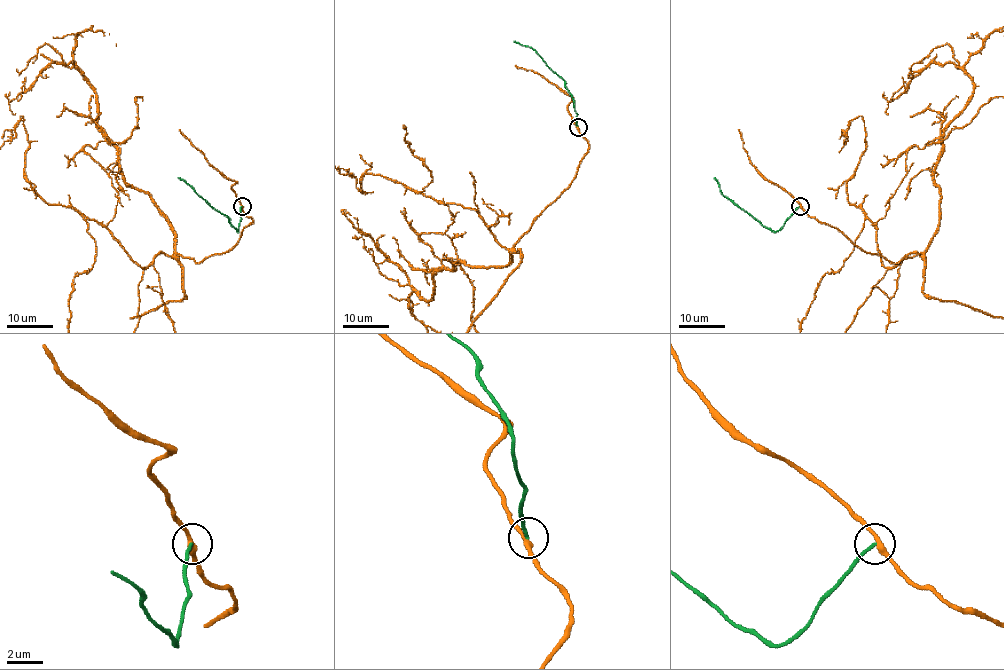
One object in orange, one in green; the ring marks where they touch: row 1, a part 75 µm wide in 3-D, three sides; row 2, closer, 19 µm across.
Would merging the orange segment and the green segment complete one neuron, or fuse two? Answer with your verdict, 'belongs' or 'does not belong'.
does not belong

